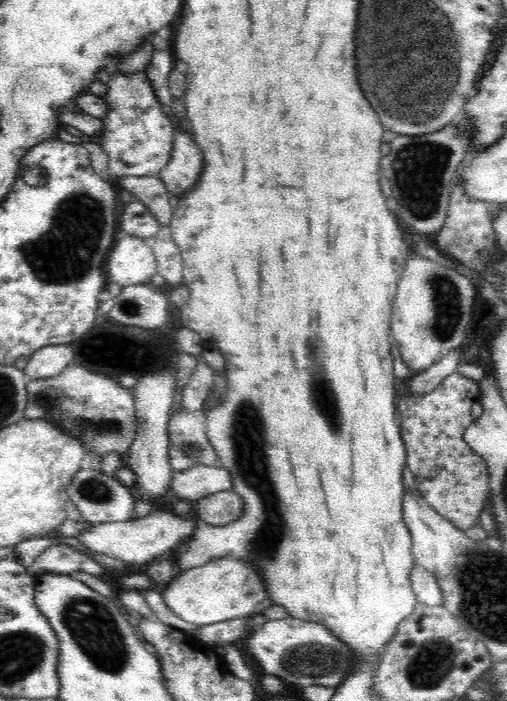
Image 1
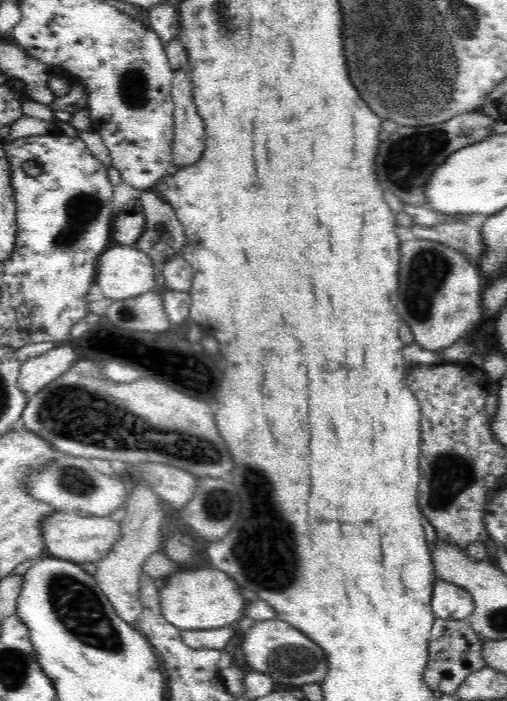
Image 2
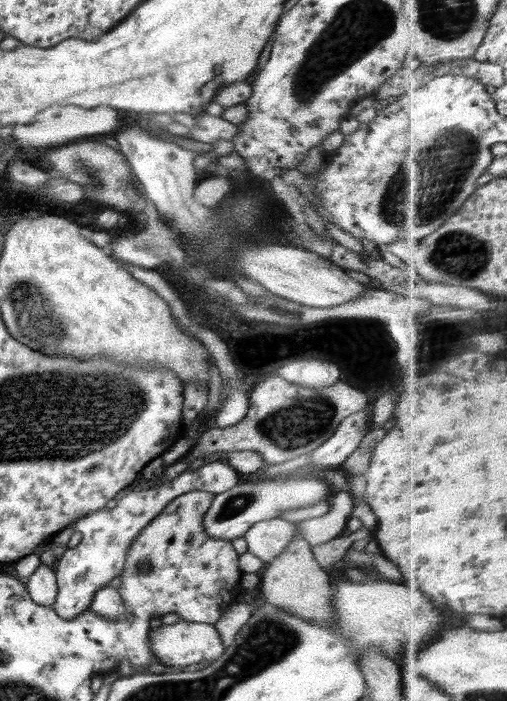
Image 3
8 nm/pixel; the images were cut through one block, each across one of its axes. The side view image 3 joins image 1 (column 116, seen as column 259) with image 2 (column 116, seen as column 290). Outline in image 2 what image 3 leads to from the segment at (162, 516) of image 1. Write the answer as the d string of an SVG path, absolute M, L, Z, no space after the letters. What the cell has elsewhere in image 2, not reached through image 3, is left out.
M54 511L41 520L44 544L48 554L75 563L96 563L120 538L120 523L110 517L84 517L74 512Z

